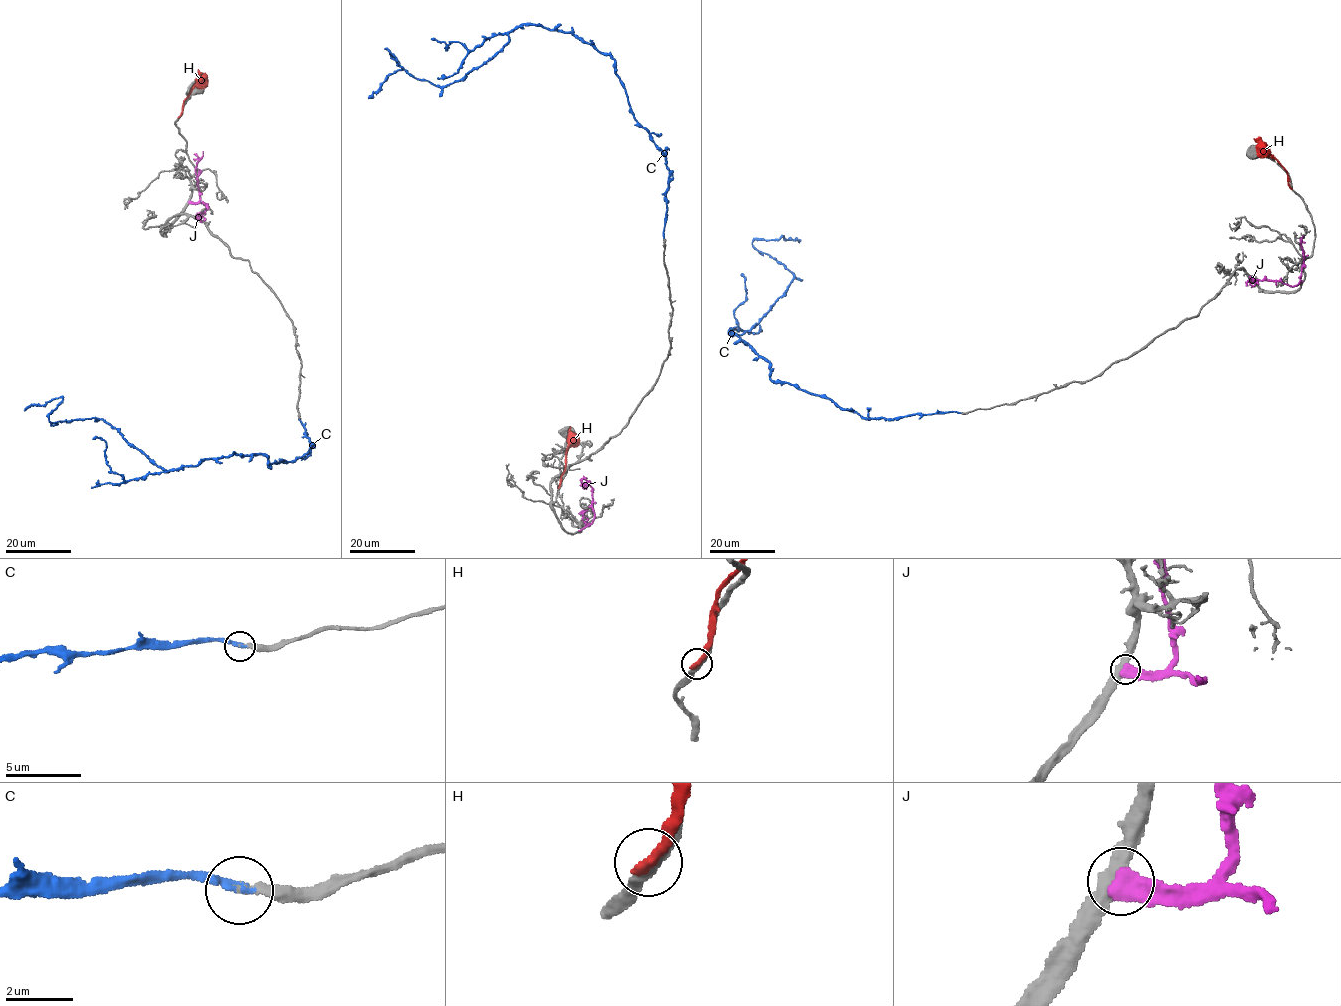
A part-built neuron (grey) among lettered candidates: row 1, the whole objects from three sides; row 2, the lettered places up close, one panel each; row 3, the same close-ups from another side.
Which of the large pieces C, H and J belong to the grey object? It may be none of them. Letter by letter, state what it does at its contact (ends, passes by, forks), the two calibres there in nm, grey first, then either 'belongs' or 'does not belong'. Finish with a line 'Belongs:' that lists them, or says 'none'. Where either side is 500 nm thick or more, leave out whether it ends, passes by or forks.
C: it ends; calibres 180 and 280 nm; belongs
H: it ends; calibres 320 and 360 nm; does not belong
J: it ends; calibres 380 and 440 nm; does not belong
Belongs: C

